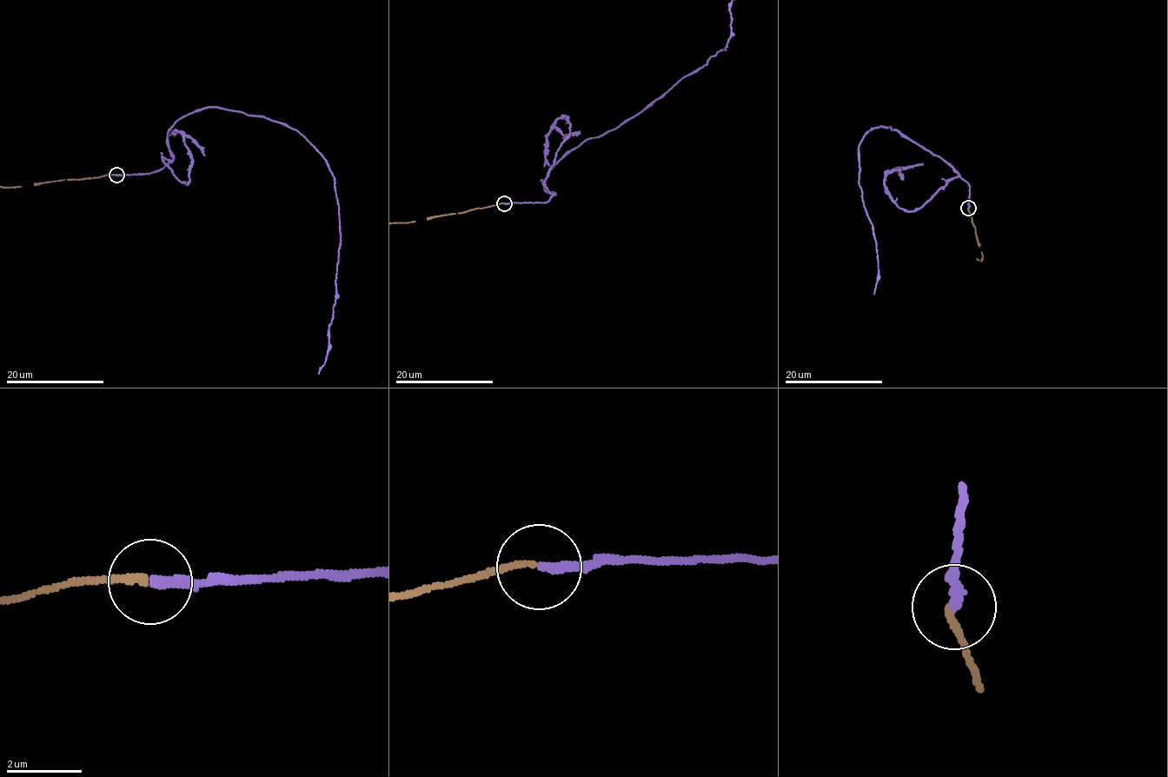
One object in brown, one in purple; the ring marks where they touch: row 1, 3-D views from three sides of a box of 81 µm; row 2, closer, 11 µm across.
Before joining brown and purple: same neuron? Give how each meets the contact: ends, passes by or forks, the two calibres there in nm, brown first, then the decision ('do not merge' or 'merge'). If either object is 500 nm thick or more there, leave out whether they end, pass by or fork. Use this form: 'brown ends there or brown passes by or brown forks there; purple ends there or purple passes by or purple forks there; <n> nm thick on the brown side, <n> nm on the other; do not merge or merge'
brown ends there; purple ends there; 160 nm thick on the brown side, 240 nm on the other; do not merge

